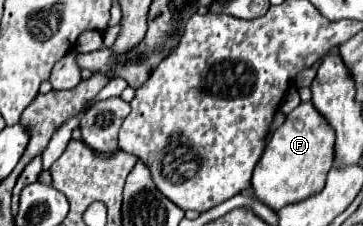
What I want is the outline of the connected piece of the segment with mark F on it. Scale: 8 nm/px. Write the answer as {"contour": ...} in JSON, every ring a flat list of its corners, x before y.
{"contour":[[301,102,287,120,273,132,265,146,261,160,257,162,251,178,253,194,271,210,297,204,313,194,319,194,325,186,327,172,333,166,333,130,321,114,317,114,311,102]]}

